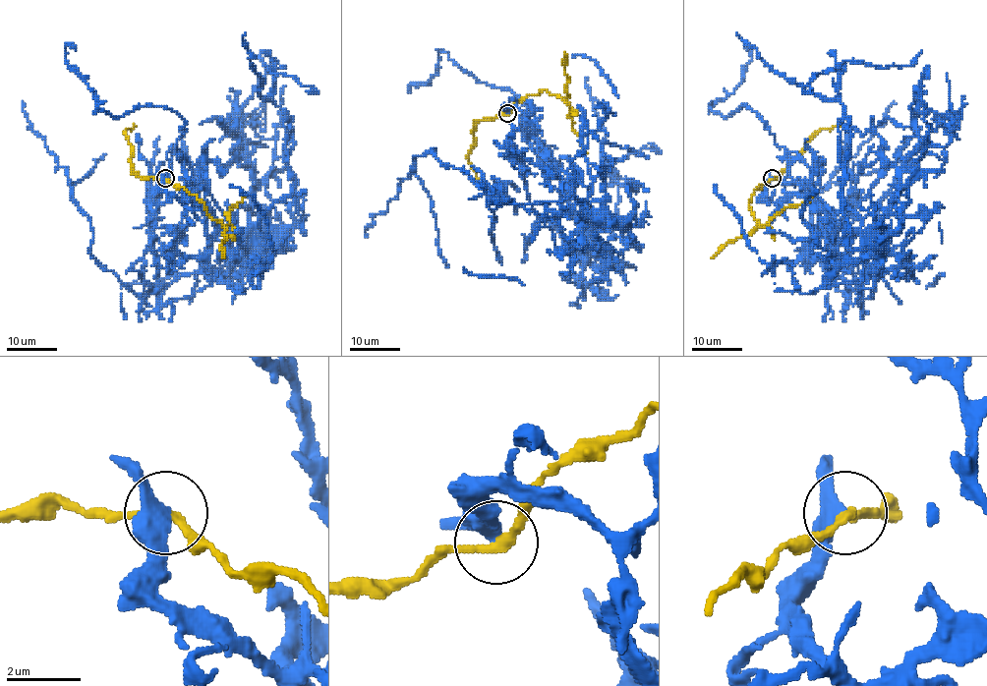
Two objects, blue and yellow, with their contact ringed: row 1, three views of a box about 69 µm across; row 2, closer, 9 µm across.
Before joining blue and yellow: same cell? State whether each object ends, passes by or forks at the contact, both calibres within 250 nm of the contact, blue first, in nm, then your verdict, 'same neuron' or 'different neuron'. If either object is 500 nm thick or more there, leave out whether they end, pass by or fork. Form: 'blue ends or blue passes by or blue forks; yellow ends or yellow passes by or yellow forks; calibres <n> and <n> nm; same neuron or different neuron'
blue passes by; yellow passes by; calibres 360 and 240 nm; different neuron

